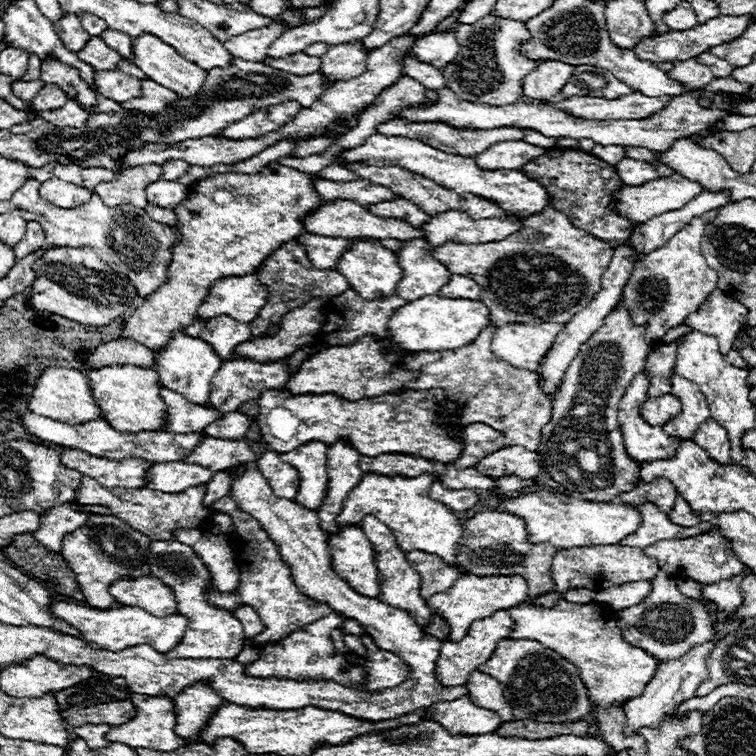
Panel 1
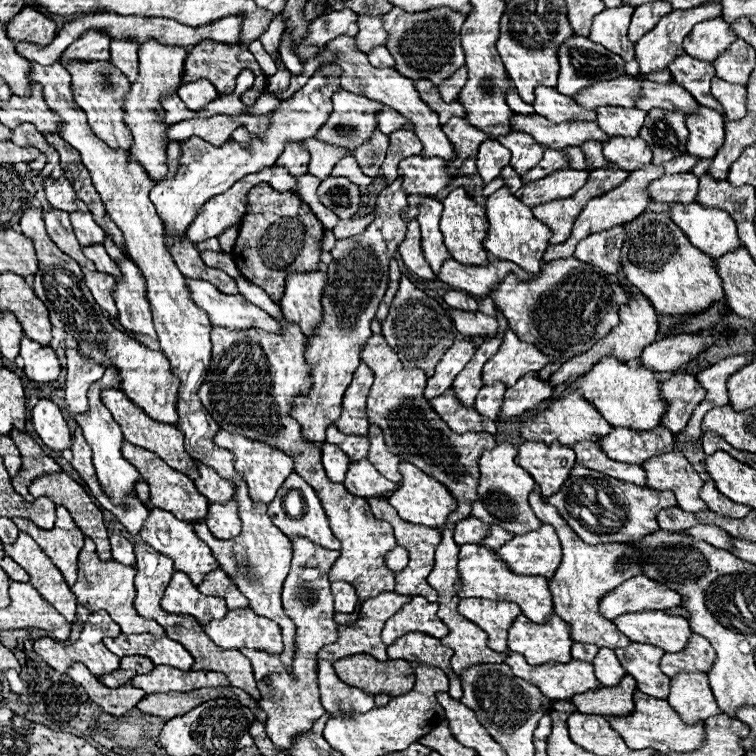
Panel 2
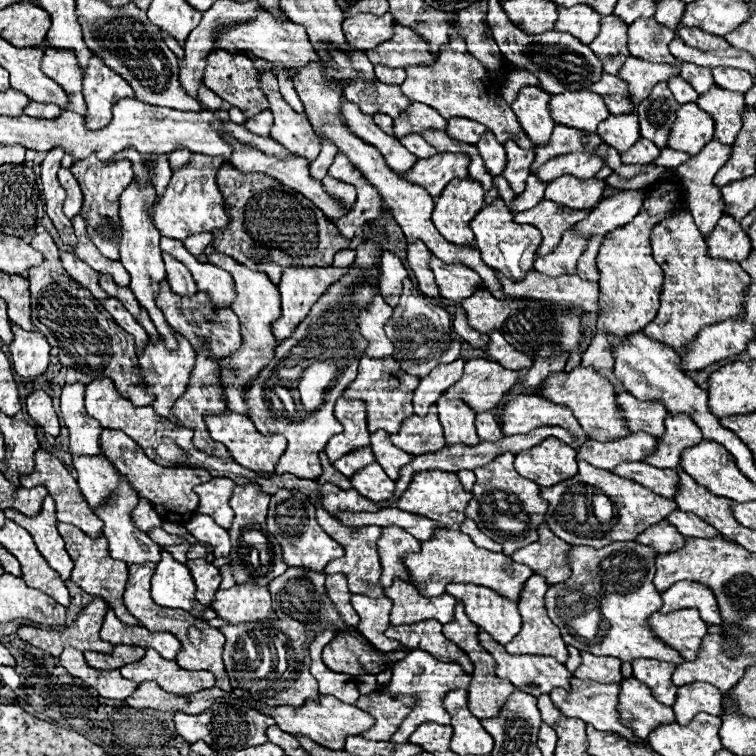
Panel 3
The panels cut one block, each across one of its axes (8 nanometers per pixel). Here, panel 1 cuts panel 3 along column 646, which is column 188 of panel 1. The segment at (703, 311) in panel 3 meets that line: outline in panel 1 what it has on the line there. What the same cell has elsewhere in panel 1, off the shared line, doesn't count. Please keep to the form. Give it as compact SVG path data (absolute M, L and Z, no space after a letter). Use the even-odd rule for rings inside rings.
M256 274L222 278L222 280L218 280L218 282L212 286L212 290L210 290L206 302L198 308L198 314L196 314L194 322L192 322L190 326L186 326L182 332L188 334L190 338L198 338L200 332L204 330L204 322L206 322L208 318L216 318L216 316L230 316L230 318L234 318L234 320L238 320L238 322L250 324L254 318L258 318L262 306L266 304L266 298L268 298L268 290L266 290L266 286L262 286L262 284L258 282Z

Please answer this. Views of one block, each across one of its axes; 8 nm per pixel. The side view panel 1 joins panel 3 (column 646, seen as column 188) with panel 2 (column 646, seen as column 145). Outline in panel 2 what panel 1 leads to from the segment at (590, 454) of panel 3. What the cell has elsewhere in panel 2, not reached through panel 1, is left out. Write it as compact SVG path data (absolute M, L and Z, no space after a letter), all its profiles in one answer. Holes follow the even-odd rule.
M656 426L650 432L614 428L606 438L600 440L600 446L612 460L626 464L642 464L652 456L672 452L674 434L670 434L670 430L666 430L664 426Z

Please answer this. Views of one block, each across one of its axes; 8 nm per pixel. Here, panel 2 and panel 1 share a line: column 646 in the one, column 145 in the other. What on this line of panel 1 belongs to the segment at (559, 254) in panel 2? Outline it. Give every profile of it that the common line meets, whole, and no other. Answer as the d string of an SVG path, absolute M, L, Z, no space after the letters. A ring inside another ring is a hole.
M146 164L122 170L114 176L112 182L100 182L94 192L108 204L134 204L138 208L146 208L146 186L162 176L162 166Z

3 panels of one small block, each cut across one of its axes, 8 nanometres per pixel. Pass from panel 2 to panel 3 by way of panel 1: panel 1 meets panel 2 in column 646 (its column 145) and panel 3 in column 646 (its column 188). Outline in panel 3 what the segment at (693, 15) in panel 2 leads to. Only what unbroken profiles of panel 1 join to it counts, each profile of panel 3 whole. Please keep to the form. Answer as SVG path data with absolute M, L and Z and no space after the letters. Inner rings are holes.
M628 56L624 66L618 72L618 78L622 78L628 84L630 90L630 98L634 102L634 106L638 102L642 102L644 98L648 98L650 90L664 80L670 80L672 76L680 74L680 64L670 66L670 64L652 64L652 62L644 62L640 58Z

